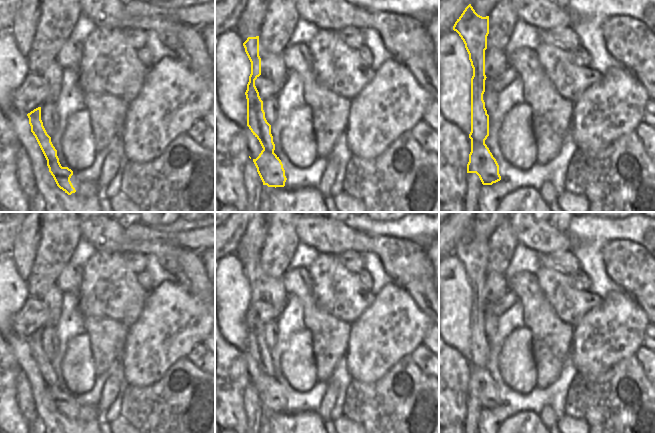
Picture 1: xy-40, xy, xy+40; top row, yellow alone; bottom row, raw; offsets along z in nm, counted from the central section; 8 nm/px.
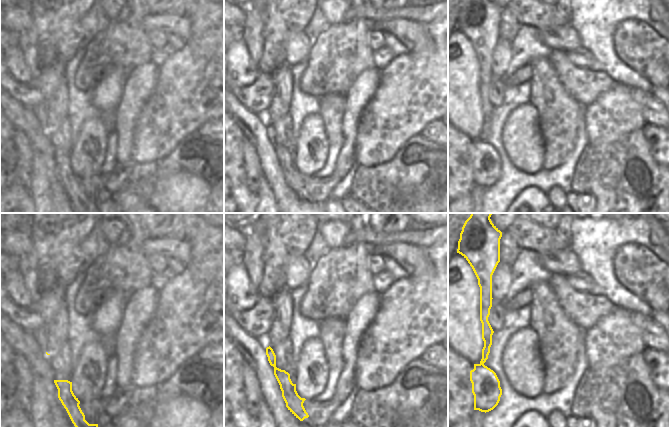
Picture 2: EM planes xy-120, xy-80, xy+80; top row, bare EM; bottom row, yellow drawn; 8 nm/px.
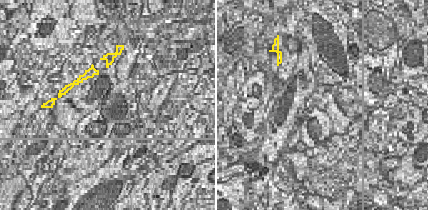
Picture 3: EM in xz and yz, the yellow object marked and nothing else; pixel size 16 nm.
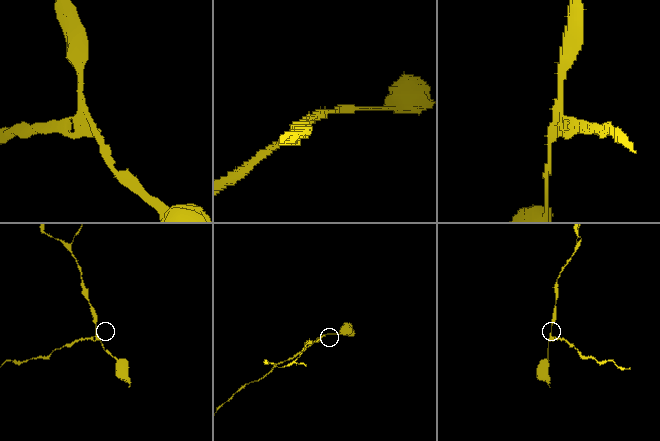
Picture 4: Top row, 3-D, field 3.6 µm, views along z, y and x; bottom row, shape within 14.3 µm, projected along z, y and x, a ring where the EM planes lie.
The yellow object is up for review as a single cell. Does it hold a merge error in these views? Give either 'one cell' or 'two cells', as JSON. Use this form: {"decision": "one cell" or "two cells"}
{"decision": "two cells"}

